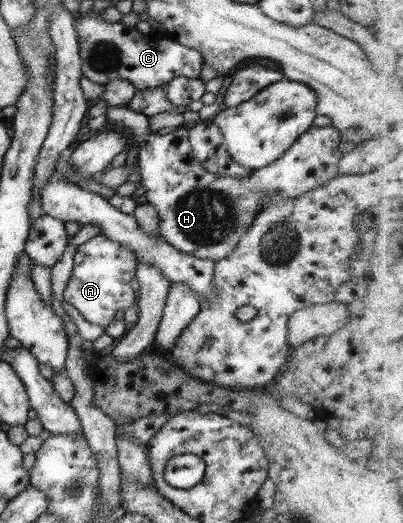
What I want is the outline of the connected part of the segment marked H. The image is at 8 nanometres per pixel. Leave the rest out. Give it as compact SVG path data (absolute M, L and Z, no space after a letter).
M107 104L106 122L129 137L133 146L139 149L137 165L141 174L140 182L146 189L144 195L147 203L153 205L159 215L161 237L187 255L199 259L211 259L214 262L225 259L233 253L243 232L251 226L253 218L257 217L257 212L265 206L267 200L271 200L273 194L279 194L283 198L293 198L293 196L303 195L305 192L325 184L327 180L339 175L337 162L343 156L339 150L342 140L337 129L332 126L312 126L295 140L295 143L279 159L261 169L251 170L249 177L243 177L243 179L229 176L219 177L217 174L209 173L194 158L188 139L189 130L183 127L166 132L153 132L149 128L148 117L138 111L133 111L129 105L111 106Z

